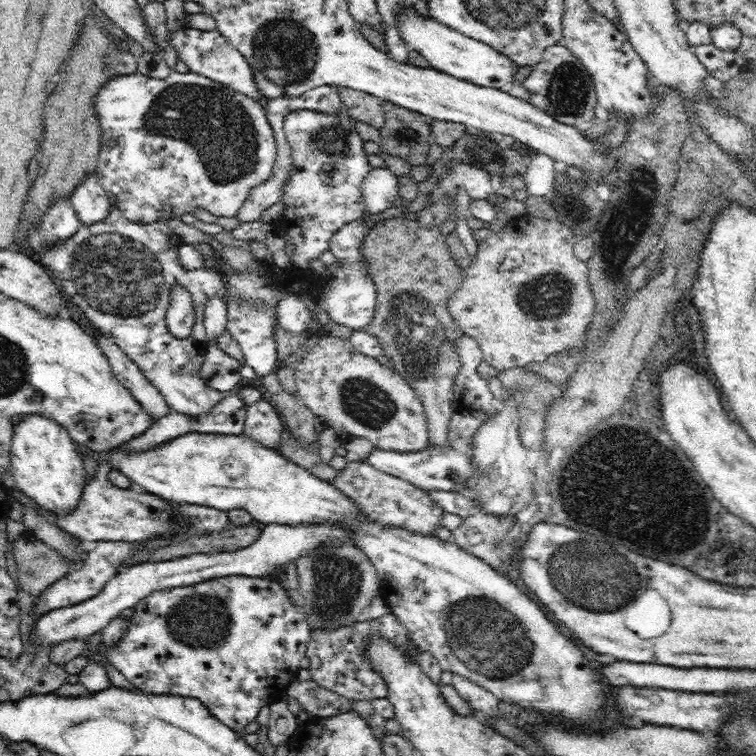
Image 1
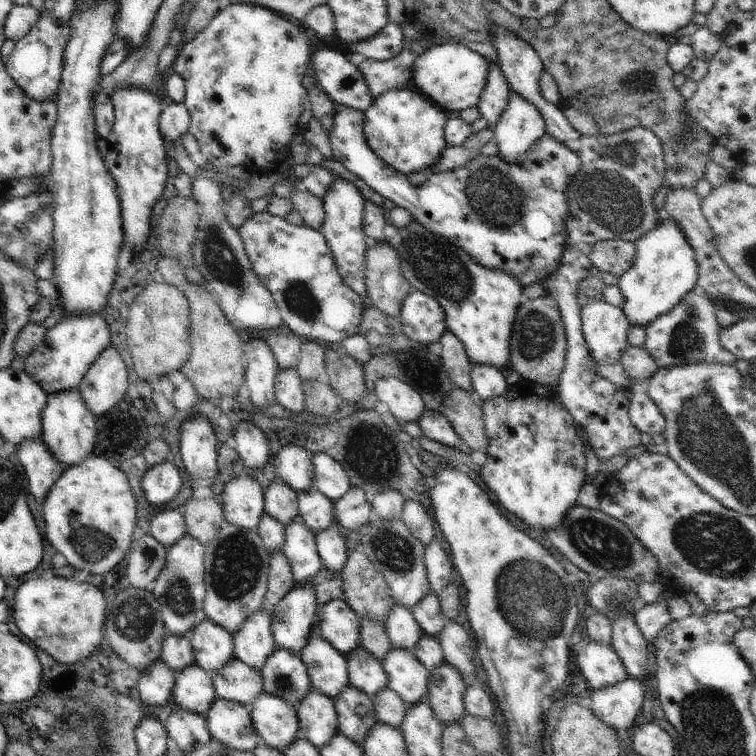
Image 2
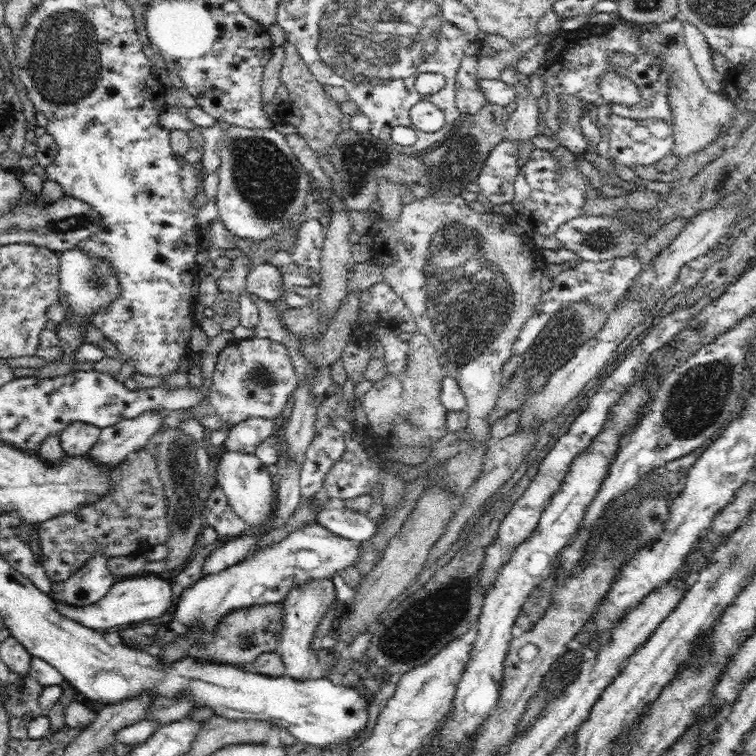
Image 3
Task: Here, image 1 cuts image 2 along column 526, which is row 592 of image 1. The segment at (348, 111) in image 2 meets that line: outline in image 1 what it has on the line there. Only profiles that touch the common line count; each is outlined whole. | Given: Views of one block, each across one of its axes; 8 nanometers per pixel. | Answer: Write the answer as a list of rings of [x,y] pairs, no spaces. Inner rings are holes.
[[[234,575],[229,577],[213,578],[210,581],[200,582],[193,586],[178,586],[166,590],[158,590],[150,596],[146,596],[138,605],[134,606],[134,616],[129,620],[130,626],[126,635],[120,639],[115,648],[103,646],[102,651],[96,651],[94,656],[89,656],[90,651],[86,652],[85,657],[88,663],[101,664],[105,669],[113,666],[134,684],[135,688],[148,694],[170,694],[179,697],[194,697],[202,701],[210,713],[218,718],[225,726],[238,733],[257,720],[258,712],[264,704],[271,704],[274,700],[286,695],[286,686],[296,679],[300,668],[300,662],[307,652],[307,643],[310,640],[311,629],[306,621],[305,613],[301,604],[294,605],[288,598],[283,584],[272,577],[243,577]]]

